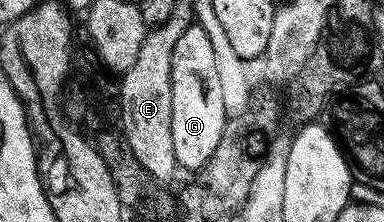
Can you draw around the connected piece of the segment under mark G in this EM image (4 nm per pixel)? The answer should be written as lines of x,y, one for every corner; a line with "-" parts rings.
192,25
176,41
176,49
172,53
172,145
174,146
174,157
179,168
187,167
190,173
197,172
198,168
204,166
208,157
216,149
216,145
224,137
228,118
224,109
224,101
218,97
212,97
216,91
212,43
206,30
200,26

